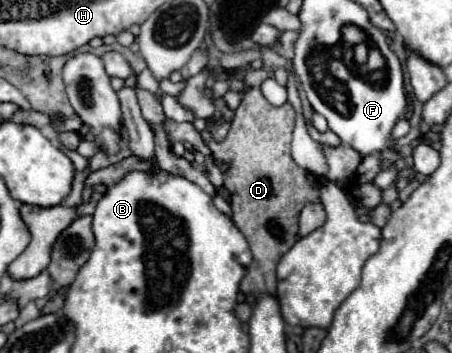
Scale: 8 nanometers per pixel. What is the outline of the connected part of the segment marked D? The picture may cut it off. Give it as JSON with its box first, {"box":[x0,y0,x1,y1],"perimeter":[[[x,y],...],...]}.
{"box":[201,87,319,295],"perimeter":[[[253,87],[247,89],[235,117],[231,121],[231,131],[223,141],[213,141],[211,133],[207,129],[201,131],[205,135],[205,143],[211,147],[215,157],[219,161],[231,163],[229,171],[225,171],[225,189],[231,193],[231,209],[233,209],[233,223],[239,227],[239,231],[245,235],[249,241],[249,247],[253,251],[253,263],[247,269],[247,275],[241,281],[241,291],[243,293],[253,293],[253,295],[263,295],[271,293],[275,295],[277,291],[277,279],[275,279],[275,267],[281,255],[285,255],[293,243],[297,241],[297,219],[299,211],[303,209],[305,203],[309,201],[319,201],[319,191],[313,185],[313,181],[307,177],[307,173],[293,161],[289,143],[291,143],[291,133],[295,125],[295,111],[291,103],[285,103],[281,107],[273,107],[261,93],[261,89]]]}

